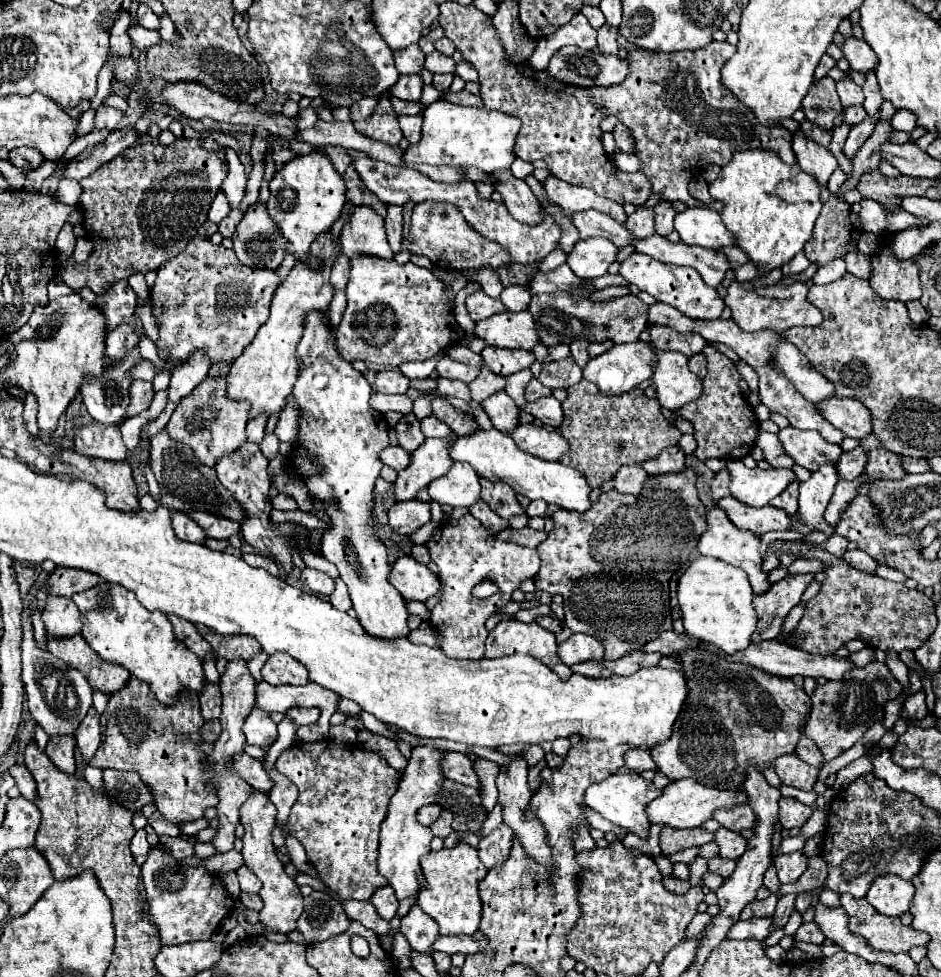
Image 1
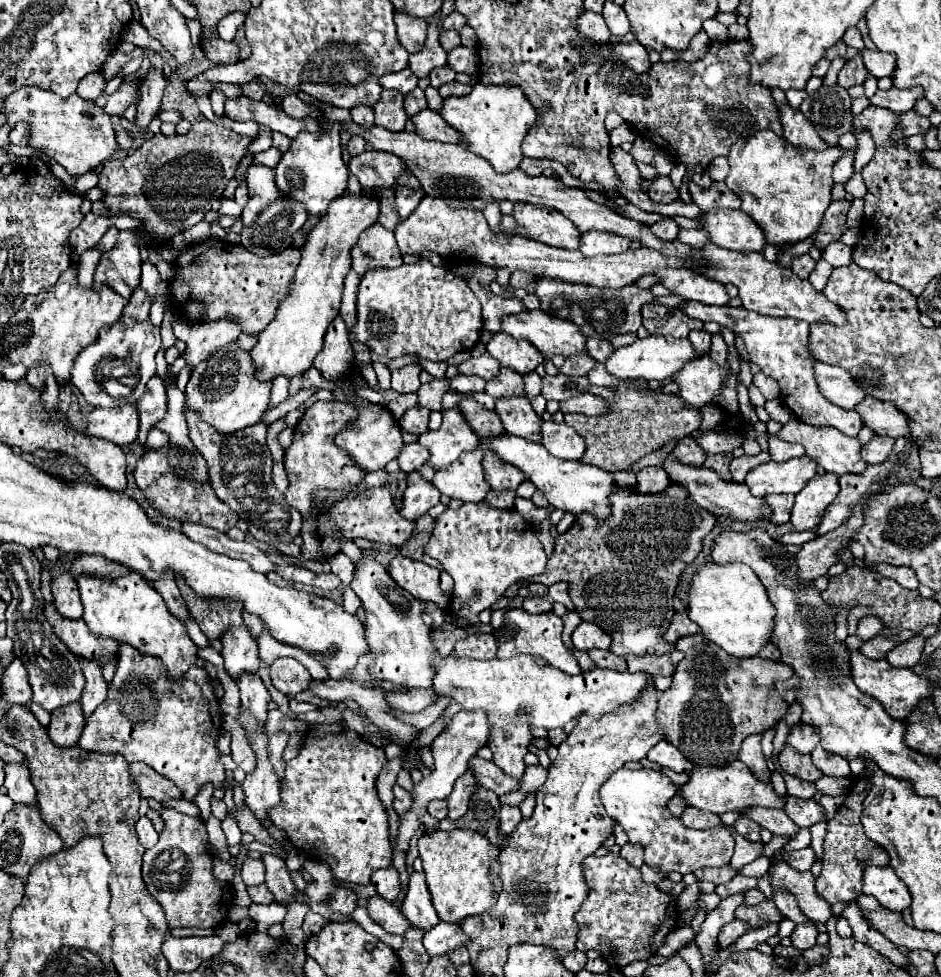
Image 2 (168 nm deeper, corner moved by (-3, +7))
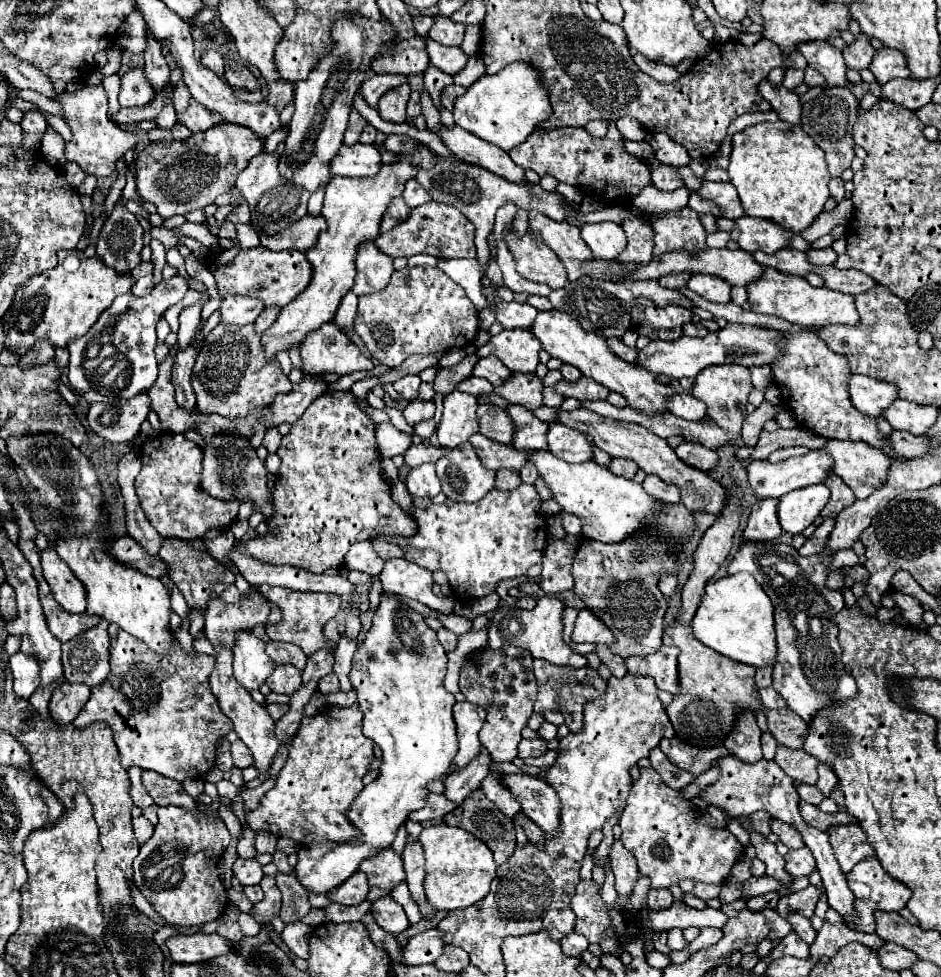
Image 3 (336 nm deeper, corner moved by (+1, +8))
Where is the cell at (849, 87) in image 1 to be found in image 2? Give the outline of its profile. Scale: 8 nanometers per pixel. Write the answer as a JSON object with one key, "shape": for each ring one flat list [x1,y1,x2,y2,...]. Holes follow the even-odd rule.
{"shape":[[857,54,855,58,847,60,845,66,839,70,839,86,843,88,851,88,851,86,857,86,857,84,863,84,865,78,867,78,867,68,863,64,863,56]]}

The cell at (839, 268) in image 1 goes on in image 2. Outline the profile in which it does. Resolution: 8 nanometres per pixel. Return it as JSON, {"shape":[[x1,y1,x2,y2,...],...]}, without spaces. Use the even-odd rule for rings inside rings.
{"shape":[[819,260,817,268,809,276,809,282,813,284,815,290,823,290,827,280,829,280,829,276,831,276,831,272,833,272,833,268,829,268,829,264,825,264,825,260]]}

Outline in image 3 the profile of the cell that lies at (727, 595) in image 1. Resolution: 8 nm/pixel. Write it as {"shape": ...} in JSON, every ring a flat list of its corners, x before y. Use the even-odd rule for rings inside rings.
{"shape":[[735,573,709,581,705,585,705,595,693,617,695,637,715,649,717,653,747,663,753,667,775,665,775,621,773,621,773,603,761,585,749,573]]}

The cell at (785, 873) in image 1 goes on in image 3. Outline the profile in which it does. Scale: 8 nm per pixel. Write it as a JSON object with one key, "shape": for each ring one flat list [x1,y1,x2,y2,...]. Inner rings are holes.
{"shape":[[807,847,793,849,785,855,785,869,793,877,803,877,815,869,815,859]]}

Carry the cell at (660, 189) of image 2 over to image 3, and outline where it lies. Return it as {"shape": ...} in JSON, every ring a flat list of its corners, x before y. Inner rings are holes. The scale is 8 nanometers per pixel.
{"shape":[[663,165,659,169,655,169,651,173,651,179,653,179,653,185,657,189,665,189,665,191,673,191,673,189,679,189,683,187,683,181,681,177,669,167,669,165]]}

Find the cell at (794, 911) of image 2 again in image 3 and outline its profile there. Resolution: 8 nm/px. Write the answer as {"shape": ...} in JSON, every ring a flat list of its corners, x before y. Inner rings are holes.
{"shape":[[793,913,793,915,789,915,787,917,789,919,789,923,793,925,793,929,797,931,797,935,805,941,805,943,813,943,815,941,815,931,813,931,813,927,811,927,811,921,809,919,805,919,803,915,797,915,797,913]]}

